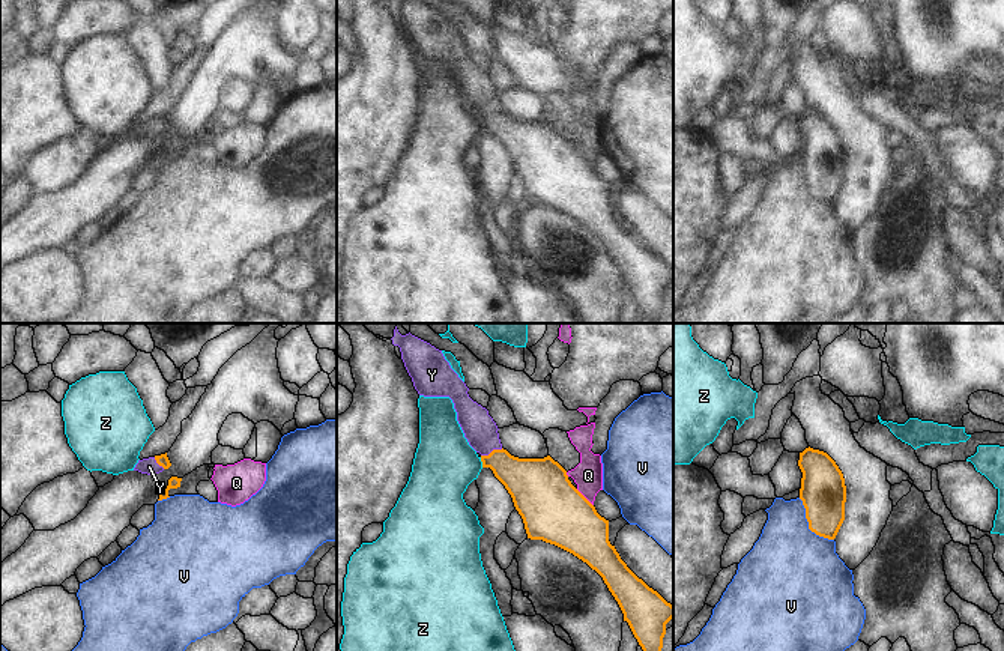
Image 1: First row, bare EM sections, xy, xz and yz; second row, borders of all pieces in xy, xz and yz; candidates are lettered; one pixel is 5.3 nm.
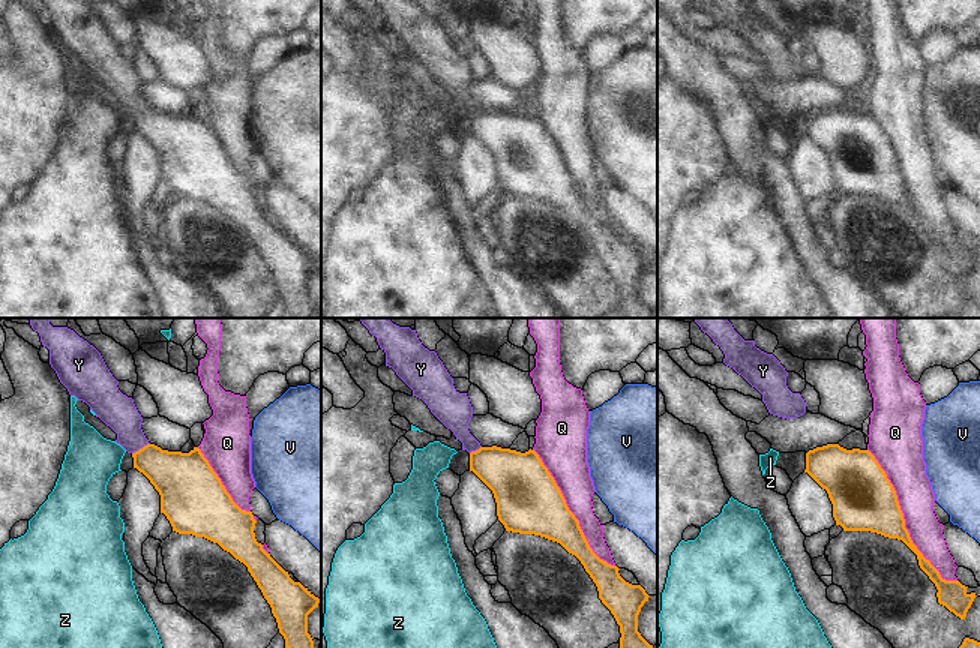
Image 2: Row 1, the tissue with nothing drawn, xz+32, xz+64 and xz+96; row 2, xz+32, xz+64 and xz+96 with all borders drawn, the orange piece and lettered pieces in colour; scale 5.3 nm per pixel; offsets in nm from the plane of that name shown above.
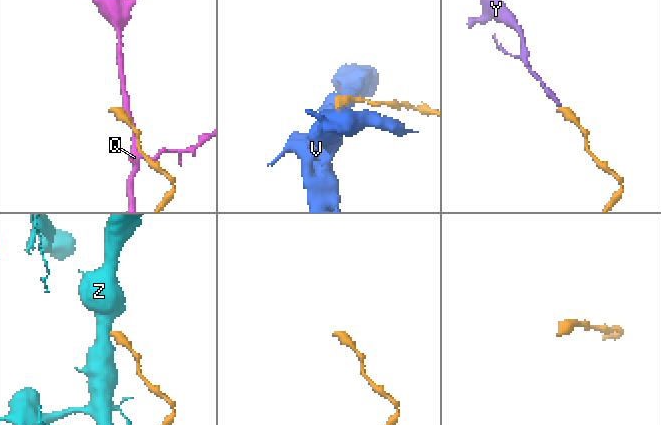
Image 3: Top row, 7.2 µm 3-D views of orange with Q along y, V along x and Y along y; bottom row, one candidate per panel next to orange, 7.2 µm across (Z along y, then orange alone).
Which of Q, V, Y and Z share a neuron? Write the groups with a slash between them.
Q / V / Y / Z

